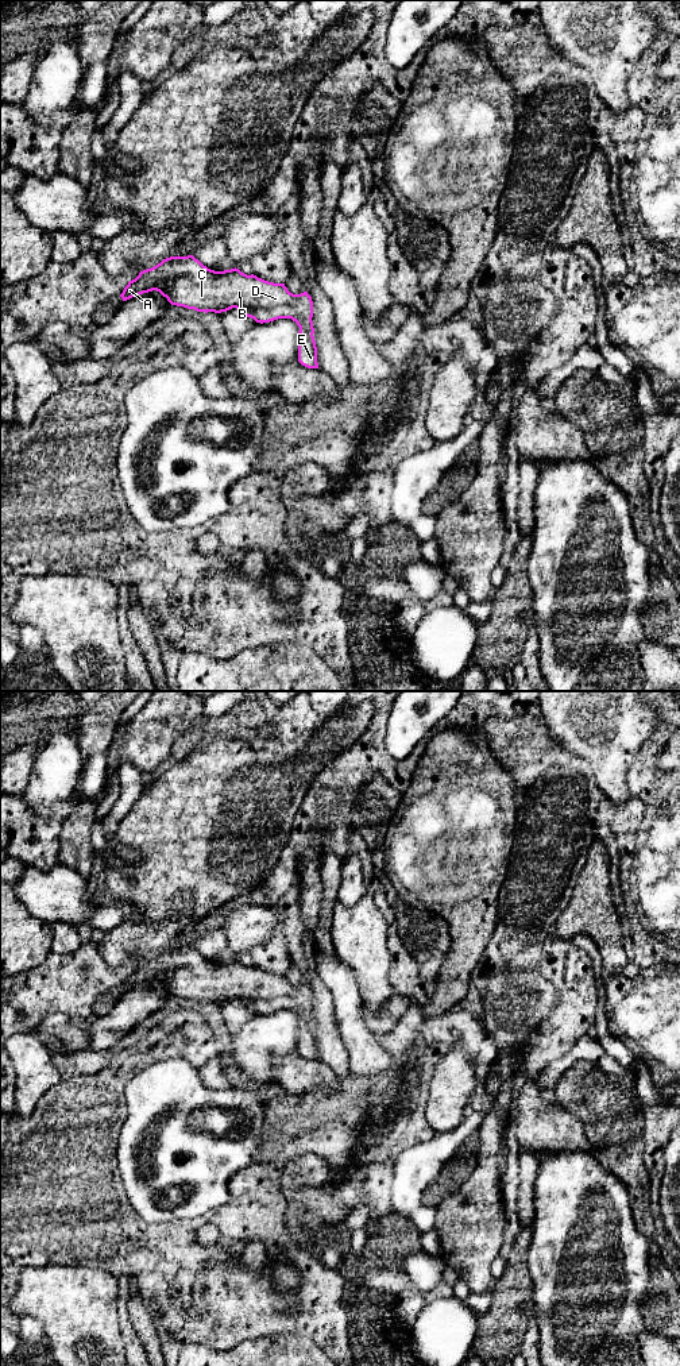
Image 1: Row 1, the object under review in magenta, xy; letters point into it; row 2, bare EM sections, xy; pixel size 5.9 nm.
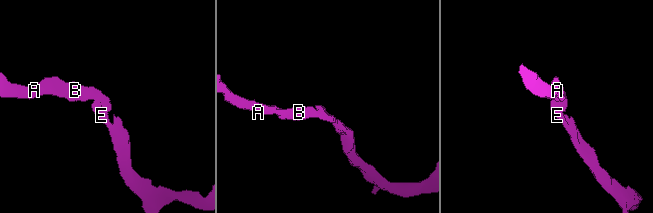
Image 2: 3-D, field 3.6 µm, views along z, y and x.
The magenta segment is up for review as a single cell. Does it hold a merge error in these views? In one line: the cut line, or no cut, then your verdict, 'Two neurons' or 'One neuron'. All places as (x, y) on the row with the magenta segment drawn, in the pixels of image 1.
No split. One neuron

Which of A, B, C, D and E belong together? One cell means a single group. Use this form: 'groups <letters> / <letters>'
groups A B C D E

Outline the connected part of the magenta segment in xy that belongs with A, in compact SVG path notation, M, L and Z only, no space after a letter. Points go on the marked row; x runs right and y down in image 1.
M193 255L170 256L130 281L120 297L127 301L157 290L171 305L197 312L221 313L232 308L256 323L291 319L300 327L298 362L318 368L313 328L313 301L308 292L293 294L285 283L247 275L239 269L215 271Z

